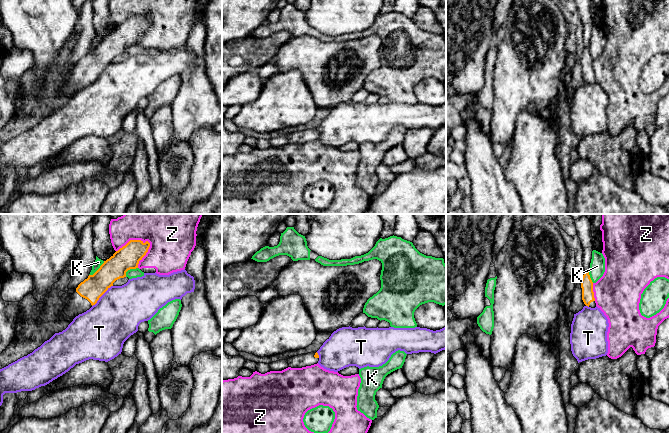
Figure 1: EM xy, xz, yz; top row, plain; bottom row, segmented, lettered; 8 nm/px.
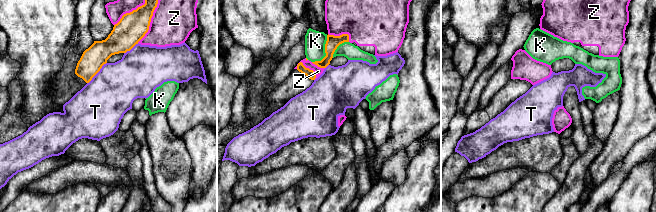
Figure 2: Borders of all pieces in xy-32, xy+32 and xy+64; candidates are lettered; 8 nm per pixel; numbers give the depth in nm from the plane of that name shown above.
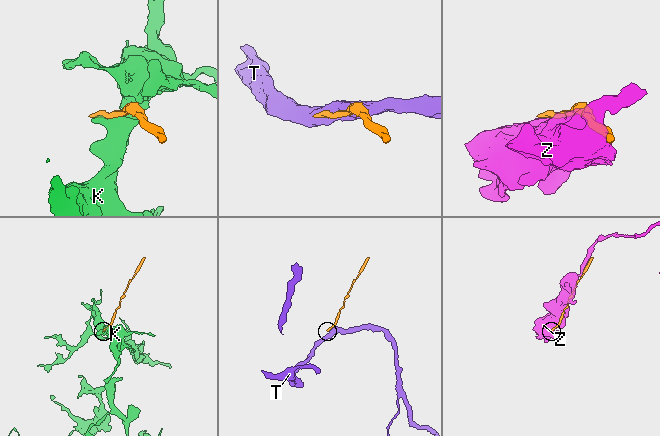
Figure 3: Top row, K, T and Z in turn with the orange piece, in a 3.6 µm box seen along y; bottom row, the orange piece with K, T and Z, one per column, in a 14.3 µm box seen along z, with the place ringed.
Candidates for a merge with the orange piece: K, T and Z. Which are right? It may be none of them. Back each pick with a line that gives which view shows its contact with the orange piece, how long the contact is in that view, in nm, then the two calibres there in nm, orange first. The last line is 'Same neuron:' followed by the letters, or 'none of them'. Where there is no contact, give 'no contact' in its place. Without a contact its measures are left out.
Same neuron: none of them

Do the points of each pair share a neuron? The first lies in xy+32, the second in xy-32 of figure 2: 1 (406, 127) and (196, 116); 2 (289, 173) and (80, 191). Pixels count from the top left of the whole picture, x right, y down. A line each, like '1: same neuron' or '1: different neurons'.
1: same neuron
2: different neurons

